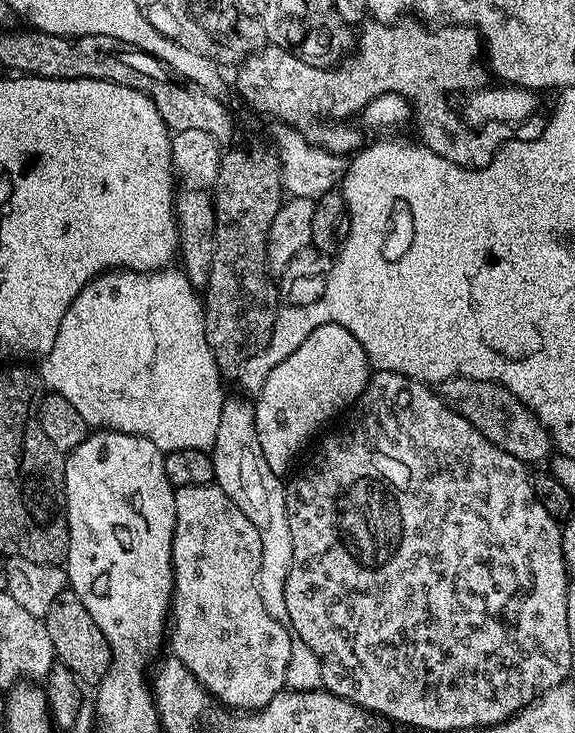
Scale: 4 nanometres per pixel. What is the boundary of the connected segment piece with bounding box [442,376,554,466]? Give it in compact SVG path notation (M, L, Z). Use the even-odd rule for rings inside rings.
M455 376L444 381L442 399L446 406L450 406L450 410L454 410L454 414L462 414L462 418L466 418L466 422L470 422L470 426L482 434L482 438L494 442L498 450L506 450L506 454L524 461L525 465L533 466L539 460L547 461L553 455L552 435L544 423L517 396L510 394L506 386L489 380Z

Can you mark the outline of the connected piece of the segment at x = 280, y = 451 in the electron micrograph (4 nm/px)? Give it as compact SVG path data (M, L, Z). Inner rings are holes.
M323 324L286 358L286 362L278 362L274 370L270 370L270 378L266 378L266 386L255 397L256 425L258 426L258 446L262 446L262 454L266 454L266 466L277 474L284 471L296 460L296 455L308 444L308 439L323 426L327 420L332 420L340 411L351 409L358 397L364 393L368 385L370 365L366 358L366 350L362 350L362 342L346 330L346 326Z

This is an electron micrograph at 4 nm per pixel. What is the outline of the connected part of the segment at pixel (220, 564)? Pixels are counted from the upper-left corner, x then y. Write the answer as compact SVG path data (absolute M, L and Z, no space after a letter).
M215 483L202 486L186 486L176 489L176 525L172 539L172 607L170 609L170 652L198 678L198 682L215 696L221 704L233 710L255 710L264 708L278 693L286 688L286 666L290 663L290 646L294 636L285 625L279 624L270 614L266 614L266 606L262 606L262 597L258 594L258 566L262 566L262 538L258 538L258 530L254 530L254 522L238 510L238 506Z

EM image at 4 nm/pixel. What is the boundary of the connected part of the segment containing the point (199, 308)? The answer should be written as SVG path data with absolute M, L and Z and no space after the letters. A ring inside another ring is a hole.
M169 266L155 272L109 270L93 278L80 291L78 298L70 302L70 310L66 310L66 318L62 318L58 326L58 338L54 338L54 346L50 346L50 354L46 354L44 359L39 361L38 375L48 392L56 392L62 398L66 398L66 402L70 402L70 406L74 406L74 410L82 414L89 429L125 432L131 436L141 436L154 442L154 446L158 446L158 450L165 454L174 450L202 450L211 453L214 438L218 438L218 422L222 418L222 406L226 399L225 381L220 375L216 360L206 342L204 301L201 293L193 288L192 283L179 267Z

